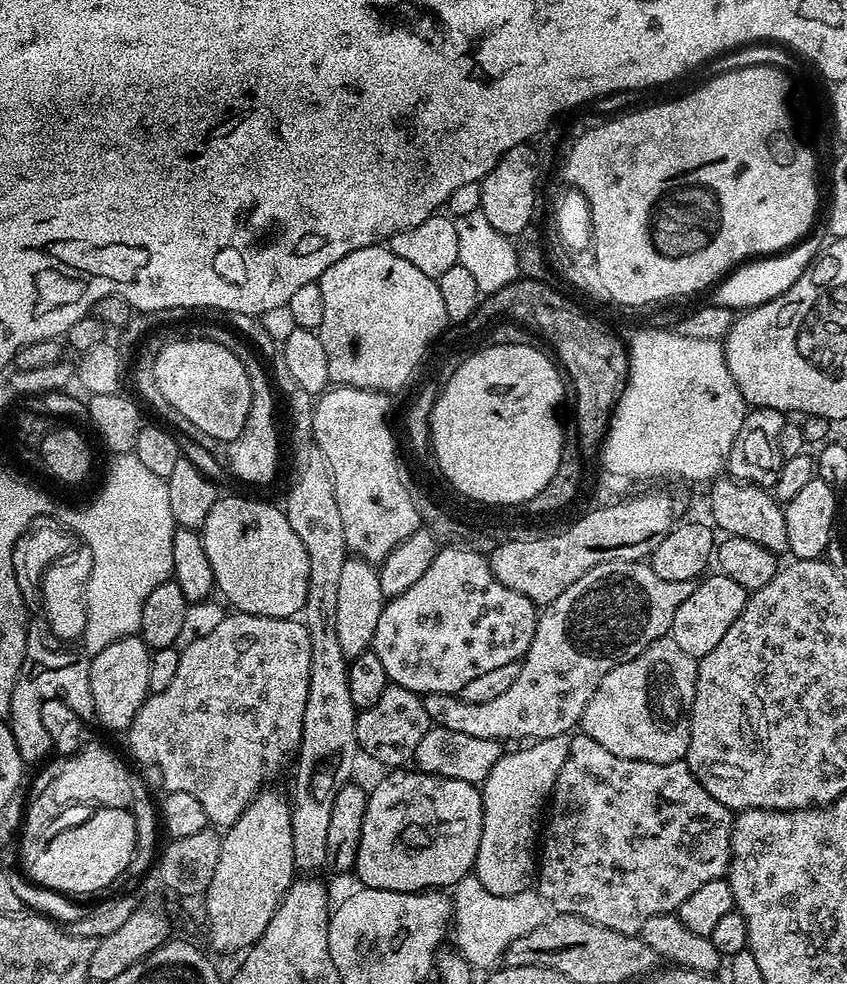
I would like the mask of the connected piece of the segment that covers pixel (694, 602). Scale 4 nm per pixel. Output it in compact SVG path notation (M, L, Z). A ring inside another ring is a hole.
M723 574L715 575L705 575L693 587L690 598L686 598L686 602L682 602L682 606L678 606L678 610L674 613L670 633L672 640L678 642L678 647L686 650L686 654L697 658L710 654L710 650L714 650L714 646L722 642L726 630L734 626L734 618L742 614L750 595L747 588L738 586L738 582L734 582L734 578L726 578Z

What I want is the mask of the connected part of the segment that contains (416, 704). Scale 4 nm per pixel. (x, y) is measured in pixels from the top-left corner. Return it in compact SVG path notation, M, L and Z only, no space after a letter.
M389 683L382 690L378 702L374 706L359 709L356 713L356 740L359 751L370 759L385 764L385 769L396 770L415 757L418 742L427 734L430 721L426 714L421 693L406 690L406 686Z

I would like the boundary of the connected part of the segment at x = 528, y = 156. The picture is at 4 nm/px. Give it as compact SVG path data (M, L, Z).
M531 143L519 144L506 154L500 156L500 160L480 181L482 190L482 202L480 212L486 214L490 226L498 230L502 235L515 238L526 229L528 224L533 223L536 212L536 183L540 180L540 172L536 169L538 155Z

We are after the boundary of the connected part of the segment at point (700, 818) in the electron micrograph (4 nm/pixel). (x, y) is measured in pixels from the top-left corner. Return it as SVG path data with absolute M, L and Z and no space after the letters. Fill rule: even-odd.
M576 734L568 741L568 753L566 754L566 762L562 762L562 766L558 770L558 778L552 787L552 795L550 797L550 808L552 804L552 813L548 816L548 829L542 832L542 847L538 852L538 891L540 897L544 899L545 905L549 909L556 912L565 912L566 914L574 914L586 918L590 922L594 922L598 926L606 926L610 930L618 930L627 936L639 934L642 926L646 926L646 918L654 918L663 912L675 913L681 906L682 902L694 894L694 890L698 890L698 886L706 886L706 882L721 879L728 871L728 862L732 854L730 846L730 834L732 833L732 822L734 819L731 811L725 810L721 804L715 800L710 794L706 794L706 790L702 786L702 782L698 782L698 778L694 778L692 769L688 767L684 760L675 760L674 762L642 762L641 760L631 760L630 758L618 758L618 754L610 754L610 750L606 750L606 746L598 746L598 742L594 742L594 738L583 734Z

